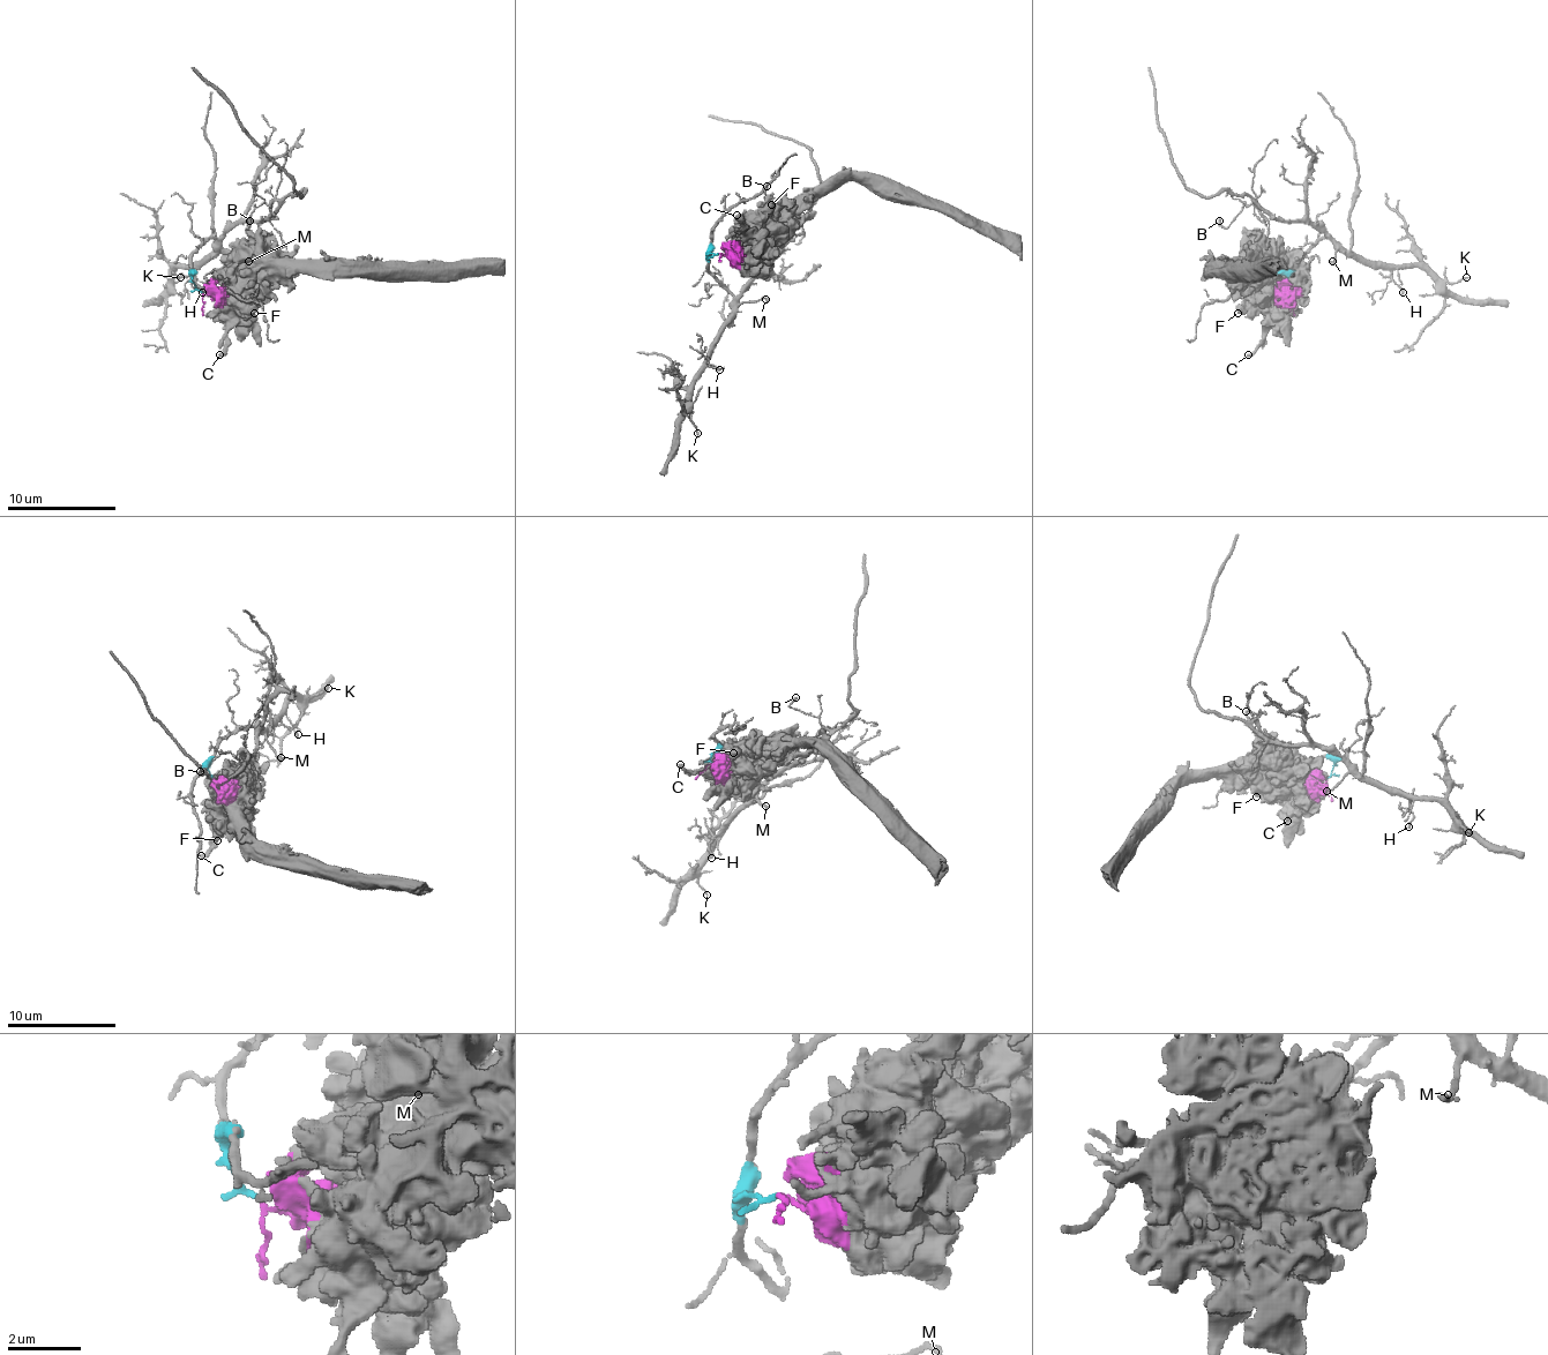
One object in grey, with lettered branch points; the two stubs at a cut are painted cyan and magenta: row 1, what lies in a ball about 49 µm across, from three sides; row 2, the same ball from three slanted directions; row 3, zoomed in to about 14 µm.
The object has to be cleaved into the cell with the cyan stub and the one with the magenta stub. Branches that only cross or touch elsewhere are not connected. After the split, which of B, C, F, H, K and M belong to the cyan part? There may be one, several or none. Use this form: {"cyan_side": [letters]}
{"cyan_side": ["B", "H", "K", "M"]}

